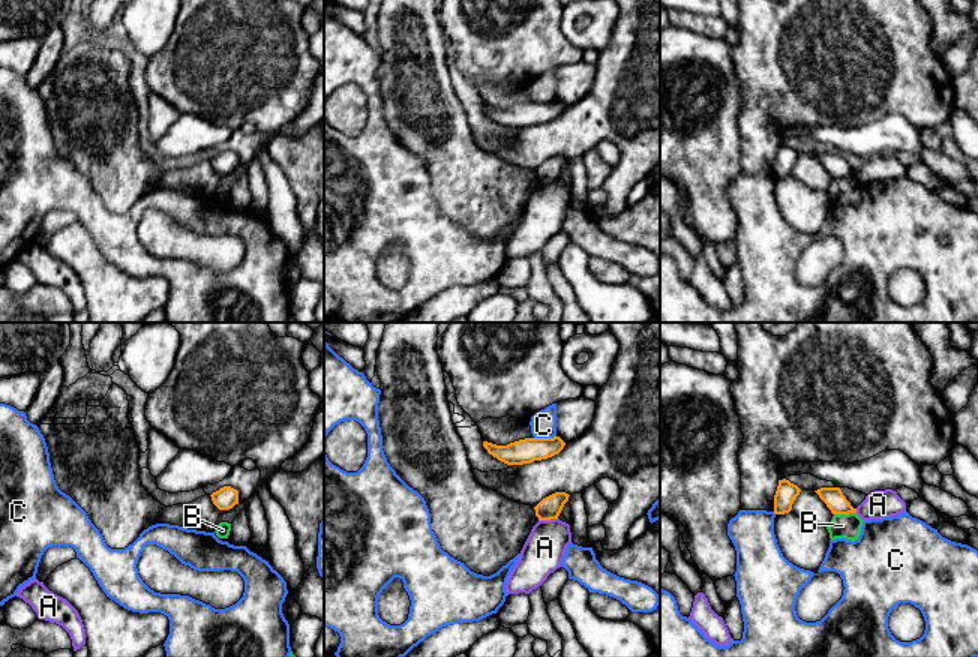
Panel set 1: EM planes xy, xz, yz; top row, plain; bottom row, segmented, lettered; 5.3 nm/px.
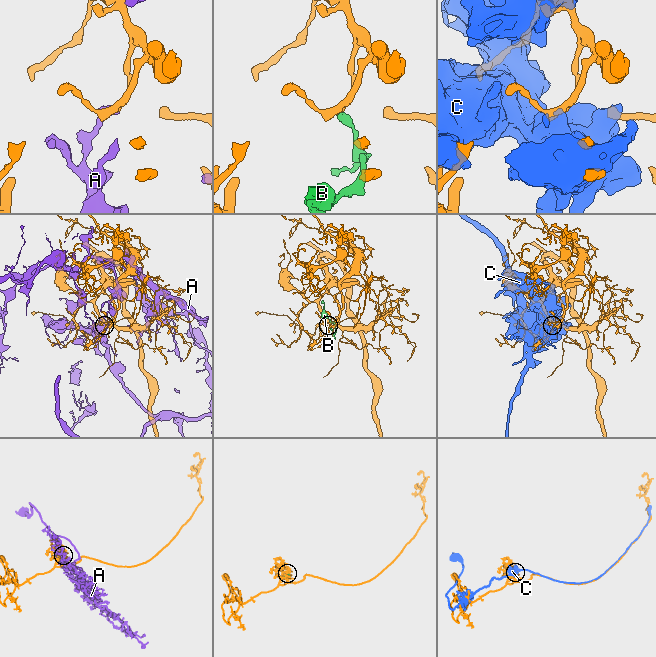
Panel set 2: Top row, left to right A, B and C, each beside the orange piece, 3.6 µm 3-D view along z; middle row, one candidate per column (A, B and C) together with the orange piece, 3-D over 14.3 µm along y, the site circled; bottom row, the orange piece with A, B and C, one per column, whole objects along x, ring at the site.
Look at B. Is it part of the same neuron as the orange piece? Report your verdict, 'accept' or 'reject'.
reject

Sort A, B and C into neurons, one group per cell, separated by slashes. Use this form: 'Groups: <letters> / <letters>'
Groups: A / B / C

